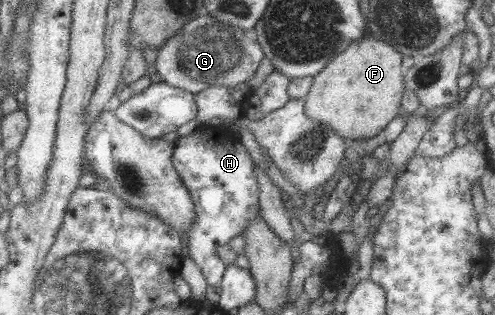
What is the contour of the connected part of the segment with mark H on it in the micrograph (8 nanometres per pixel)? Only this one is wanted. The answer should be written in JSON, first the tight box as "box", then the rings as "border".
{"box":[175,124,263,289],"border":[[[205,124],[190,135],[180,136],[176,142],[175,165],[192,191],[198,211],[196,222],[186,236],[189,256],[203,268],[209,284],[219,289],[229,264],[218,254],[218,249],[245,234],[252,222],[263,216],[263,184],[258,165],[232,130]]]}

